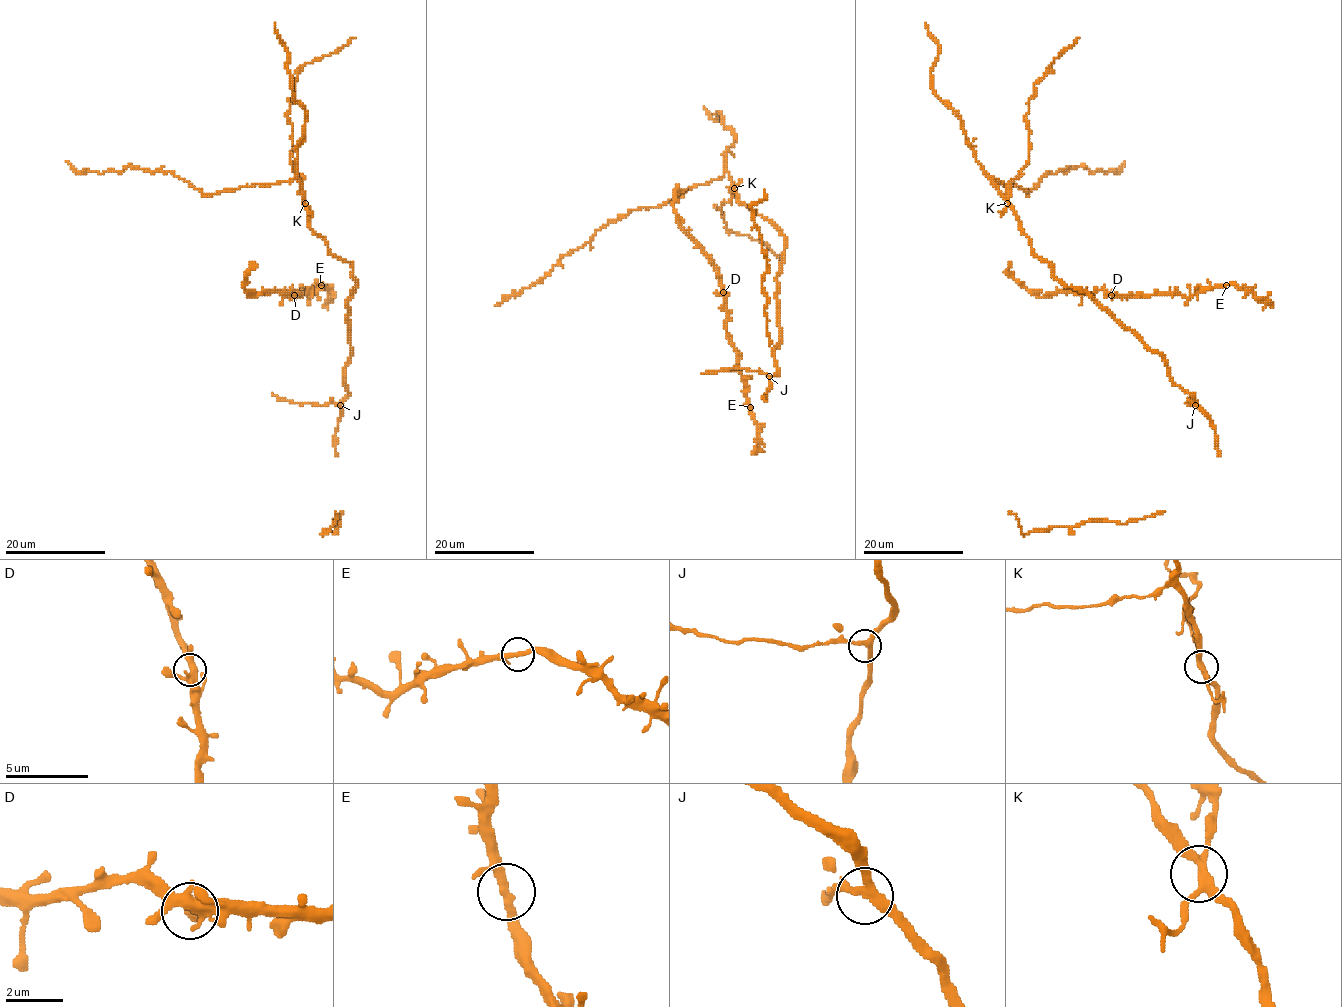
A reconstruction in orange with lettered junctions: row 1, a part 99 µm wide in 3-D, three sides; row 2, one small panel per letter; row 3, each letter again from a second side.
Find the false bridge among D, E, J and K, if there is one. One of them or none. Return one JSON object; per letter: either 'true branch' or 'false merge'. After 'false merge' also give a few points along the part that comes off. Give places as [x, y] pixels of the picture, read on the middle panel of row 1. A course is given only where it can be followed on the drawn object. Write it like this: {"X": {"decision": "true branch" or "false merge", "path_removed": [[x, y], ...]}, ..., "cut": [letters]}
{"D": {"decision": "true branch"}, "E": {"decision": "true branch"}, "J": {"decision": "true branch"}, "K": {"decision": "false merge", "path_removed": [[733, 189], [733, 196], [723, 201], [722, 210], [716, 206], [724, 215], [726, 227], [750, 235], [784, 259]]}, "cut": ["K"]}

